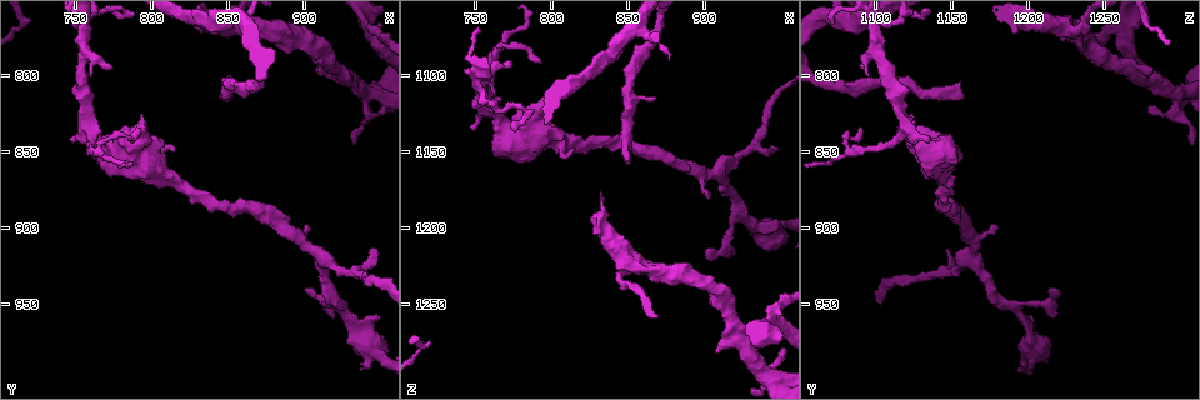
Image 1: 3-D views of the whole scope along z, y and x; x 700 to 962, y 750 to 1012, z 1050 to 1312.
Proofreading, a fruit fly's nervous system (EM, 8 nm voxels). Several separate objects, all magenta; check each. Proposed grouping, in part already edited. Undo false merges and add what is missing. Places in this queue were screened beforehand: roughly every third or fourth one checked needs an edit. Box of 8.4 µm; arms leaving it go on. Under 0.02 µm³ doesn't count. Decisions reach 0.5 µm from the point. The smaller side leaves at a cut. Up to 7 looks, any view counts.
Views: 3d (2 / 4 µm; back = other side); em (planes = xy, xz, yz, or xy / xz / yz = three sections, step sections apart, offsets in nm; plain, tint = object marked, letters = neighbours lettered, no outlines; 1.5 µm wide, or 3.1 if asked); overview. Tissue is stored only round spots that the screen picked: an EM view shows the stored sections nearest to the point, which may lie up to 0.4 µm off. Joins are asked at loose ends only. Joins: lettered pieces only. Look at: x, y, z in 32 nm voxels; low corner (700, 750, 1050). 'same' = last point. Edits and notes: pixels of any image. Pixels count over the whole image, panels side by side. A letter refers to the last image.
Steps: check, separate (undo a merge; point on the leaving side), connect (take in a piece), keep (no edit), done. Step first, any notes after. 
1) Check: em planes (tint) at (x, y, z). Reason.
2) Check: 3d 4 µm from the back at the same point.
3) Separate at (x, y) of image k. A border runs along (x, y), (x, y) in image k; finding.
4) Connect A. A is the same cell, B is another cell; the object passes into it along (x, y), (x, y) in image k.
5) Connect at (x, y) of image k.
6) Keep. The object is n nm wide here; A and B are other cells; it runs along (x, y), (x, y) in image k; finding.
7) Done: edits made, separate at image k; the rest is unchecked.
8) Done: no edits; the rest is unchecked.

Check: em planes (letters) at (848, 804, 1154). Branch stops here.

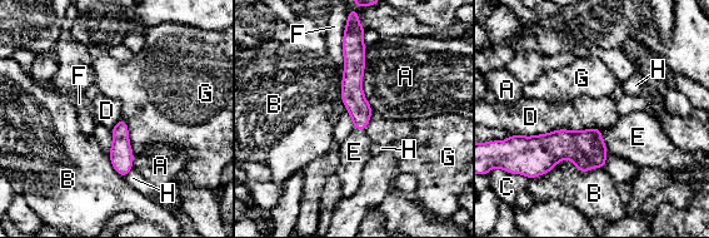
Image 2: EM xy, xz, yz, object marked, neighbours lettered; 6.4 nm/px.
Connect E. The object is 100 nm wide here; E is the same cell, A, B, C, D, F, G and H are other cells; the object passes into it along (587, 149), (603, 140), (638, 137) in image 2; it goes on there.

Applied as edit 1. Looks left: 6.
Check: em planes (letters) at (814, 850, 1150). Stops while still wide.

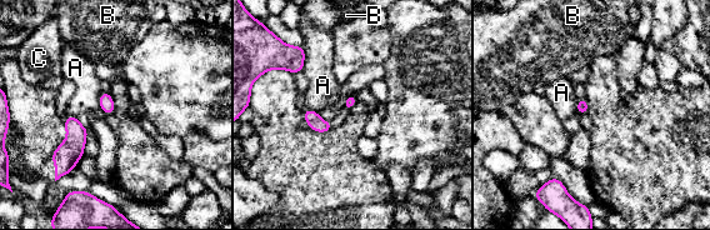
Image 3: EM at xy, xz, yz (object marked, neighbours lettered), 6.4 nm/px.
Keep. A, B and C are other cells; no lettered piece goes on from it.

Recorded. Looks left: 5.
Check: em planes (letters) at (946, 912, 1148). Thin end.

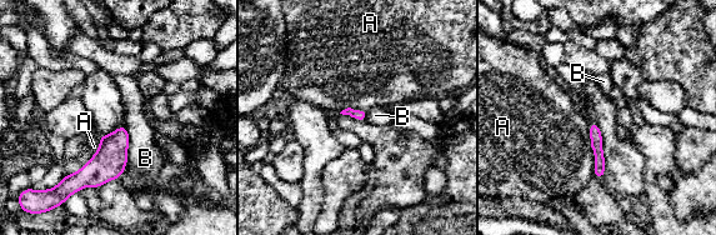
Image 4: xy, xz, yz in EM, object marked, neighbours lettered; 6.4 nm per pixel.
Keep. A and B are other cells; a border runs along (125, 125), (129, 138), (128, 163) in image 4; none of them fits.

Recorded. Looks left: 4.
Done: edits made, connect at image 2; the rest is unchecked.

